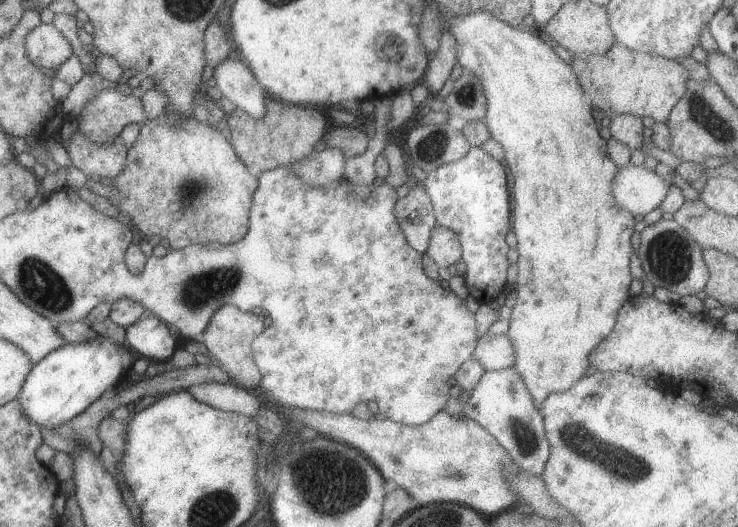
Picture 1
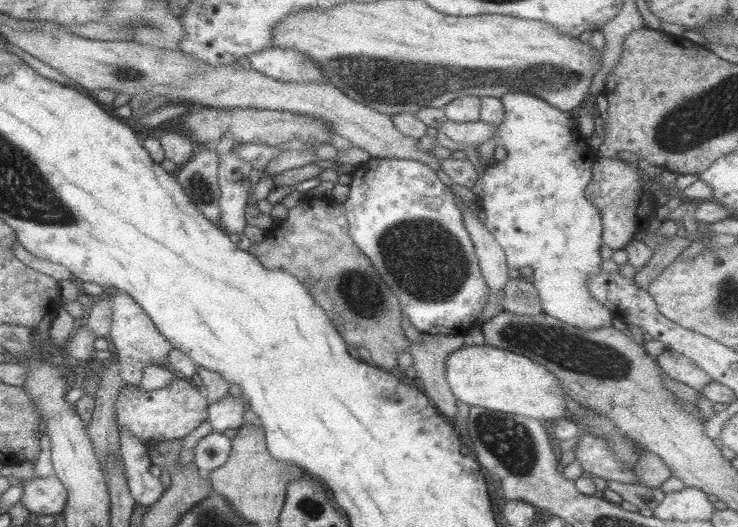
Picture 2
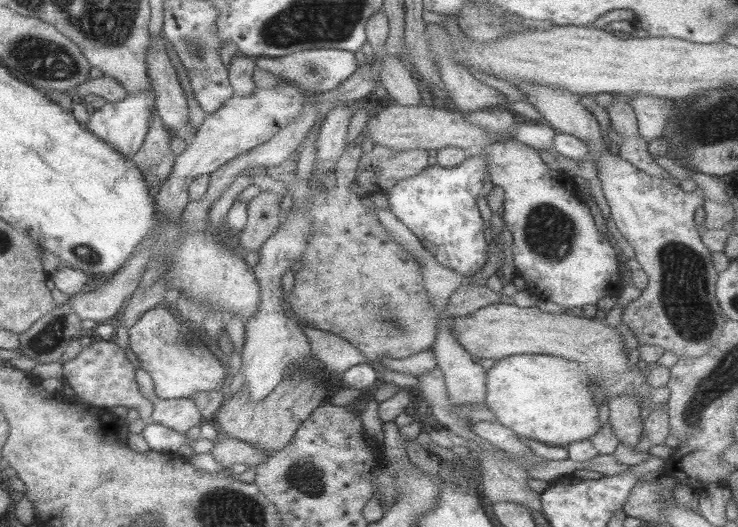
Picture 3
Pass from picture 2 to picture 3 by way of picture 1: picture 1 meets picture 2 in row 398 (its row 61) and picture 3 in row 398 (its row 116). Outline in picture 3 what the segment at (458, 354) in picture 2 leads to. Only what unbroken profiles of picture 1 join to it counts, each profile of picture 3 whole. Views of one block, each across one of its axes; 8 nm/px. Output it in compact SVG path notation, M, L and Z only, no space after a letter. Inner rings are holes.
M513 354L507 358L501 358L495 362L493 368L487 370L487 398L485 406L489 412L493 412L495 420L505 426L507 430L513 430L517 436L533 438L537 442L543 442L547 446L561 446L567 448L573 442L589 440L599 432L599 420L597 420L597 404L593 402L589 382L583 380L583 368L579 362L549 356L549 354Z

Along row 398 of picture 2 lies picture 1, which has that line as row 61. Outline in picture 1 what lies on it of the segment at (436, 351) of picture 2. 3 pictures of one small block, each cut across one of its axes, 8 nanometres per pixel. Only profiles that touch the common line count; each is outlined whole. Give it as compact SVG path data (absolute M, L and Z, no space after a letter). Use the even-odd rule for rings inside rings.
M443 30L439 50L429 58L429 68L427 68L427 74L423 76L433 98L441 92L443 84L449 80L451 68L455 64L457 64L457 40L451 32Z

